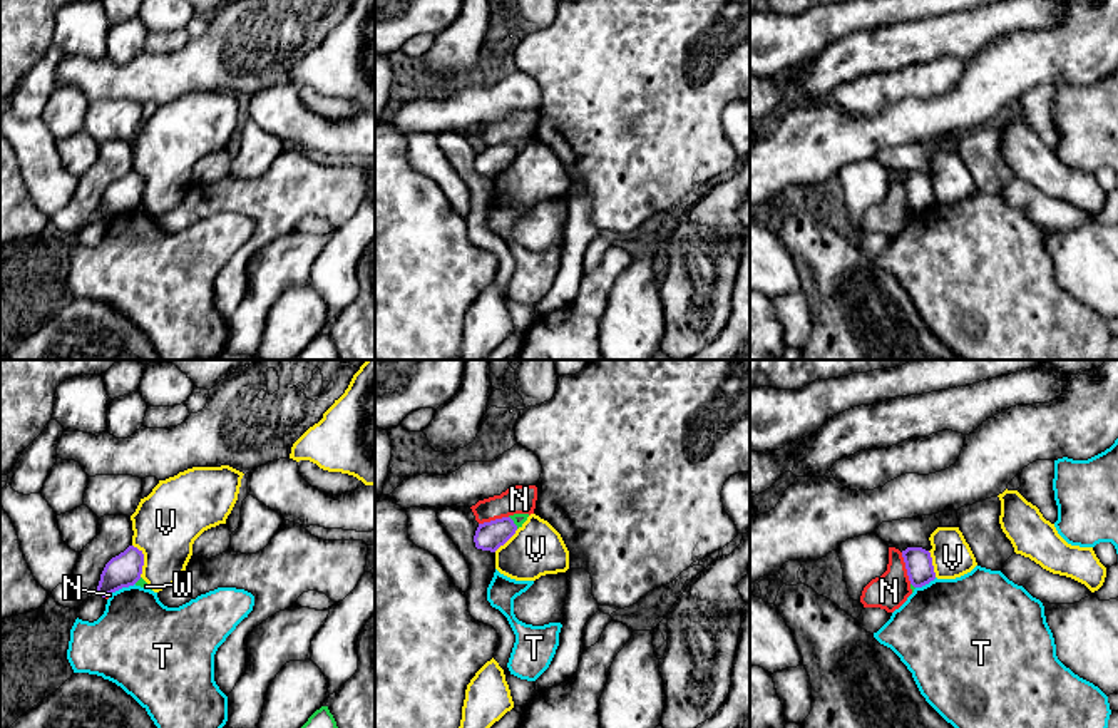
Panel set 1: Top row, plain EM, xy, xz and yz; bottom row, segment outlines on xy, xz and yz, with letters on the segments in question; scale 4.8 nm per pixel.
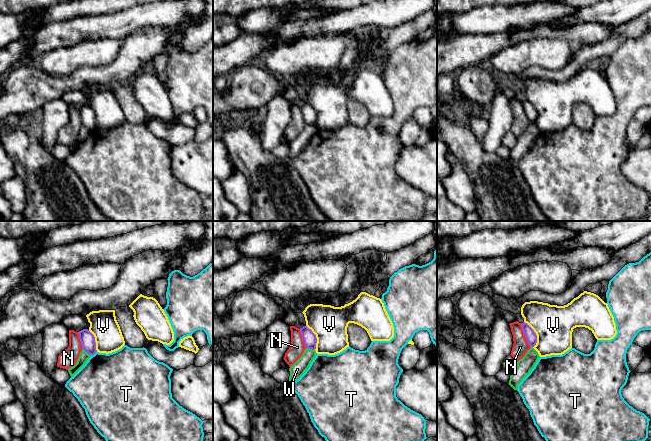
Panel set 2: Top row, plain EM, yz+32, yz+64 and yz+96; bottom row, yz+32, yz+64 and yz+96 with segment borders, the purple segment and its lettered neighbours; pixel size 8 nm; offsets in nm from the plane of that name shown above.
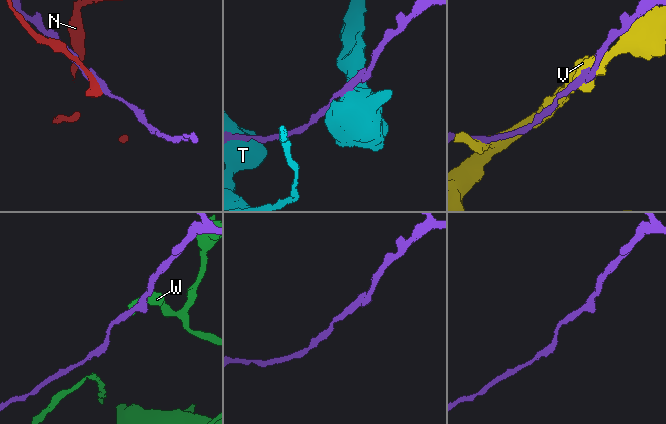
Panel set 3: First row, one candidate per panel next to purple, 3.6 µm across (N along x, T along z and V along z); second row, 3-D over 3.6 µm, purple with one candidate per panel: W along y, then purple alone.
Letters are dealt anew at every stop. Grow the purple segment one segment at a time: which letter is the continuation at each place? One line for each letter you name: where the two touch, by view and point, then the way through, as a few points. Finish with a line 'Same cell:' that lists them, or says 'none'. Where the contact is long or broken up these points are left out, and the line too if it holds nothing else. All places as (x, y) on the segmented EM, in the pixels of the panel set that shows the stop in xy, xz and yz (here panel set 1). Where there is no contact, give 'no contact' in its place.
Same cell: none

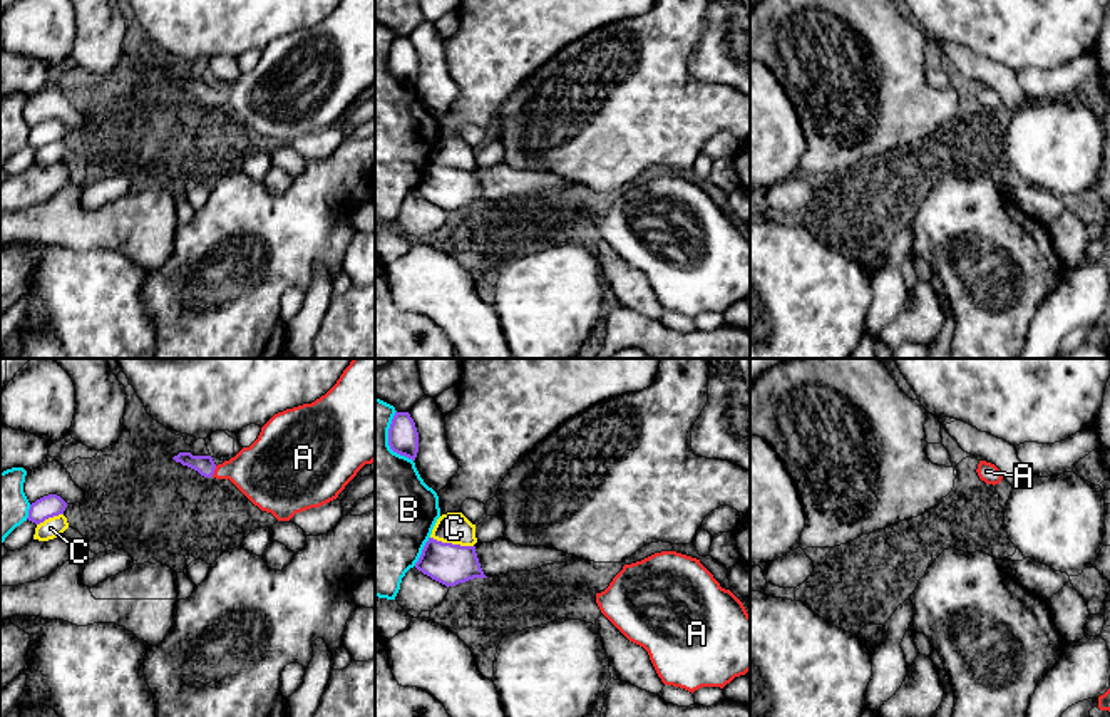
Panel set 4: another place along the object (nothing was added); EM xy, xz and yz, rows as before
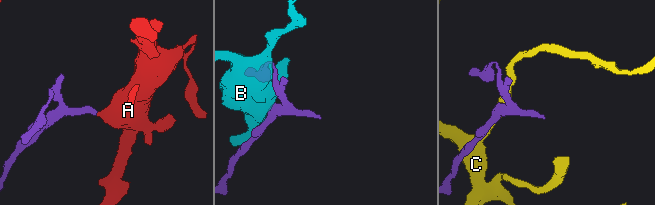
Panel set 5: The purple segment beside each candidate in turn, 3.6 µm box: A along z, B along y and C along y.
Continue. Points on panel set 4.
A: meets purple in xy at (213, 471); runs through xy (205, 464), (213, 471), (265, 473)
Same cell: A

